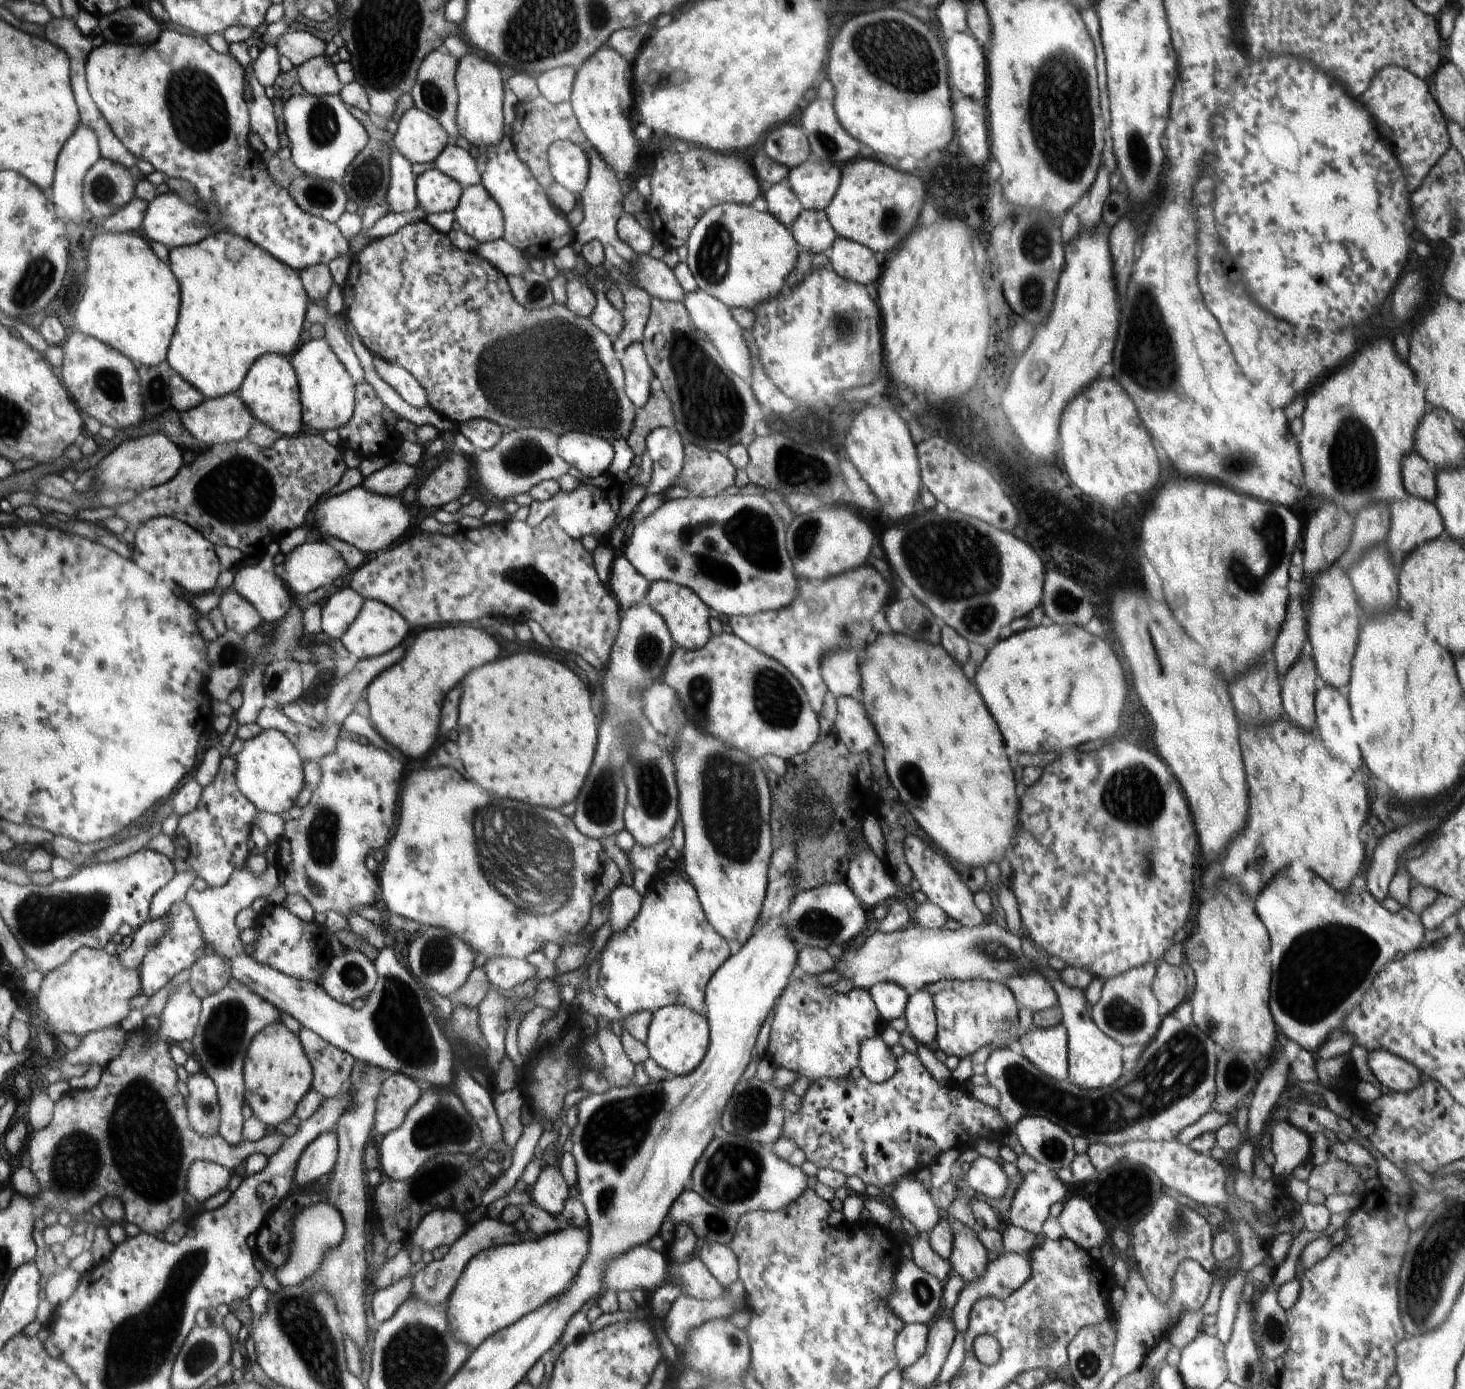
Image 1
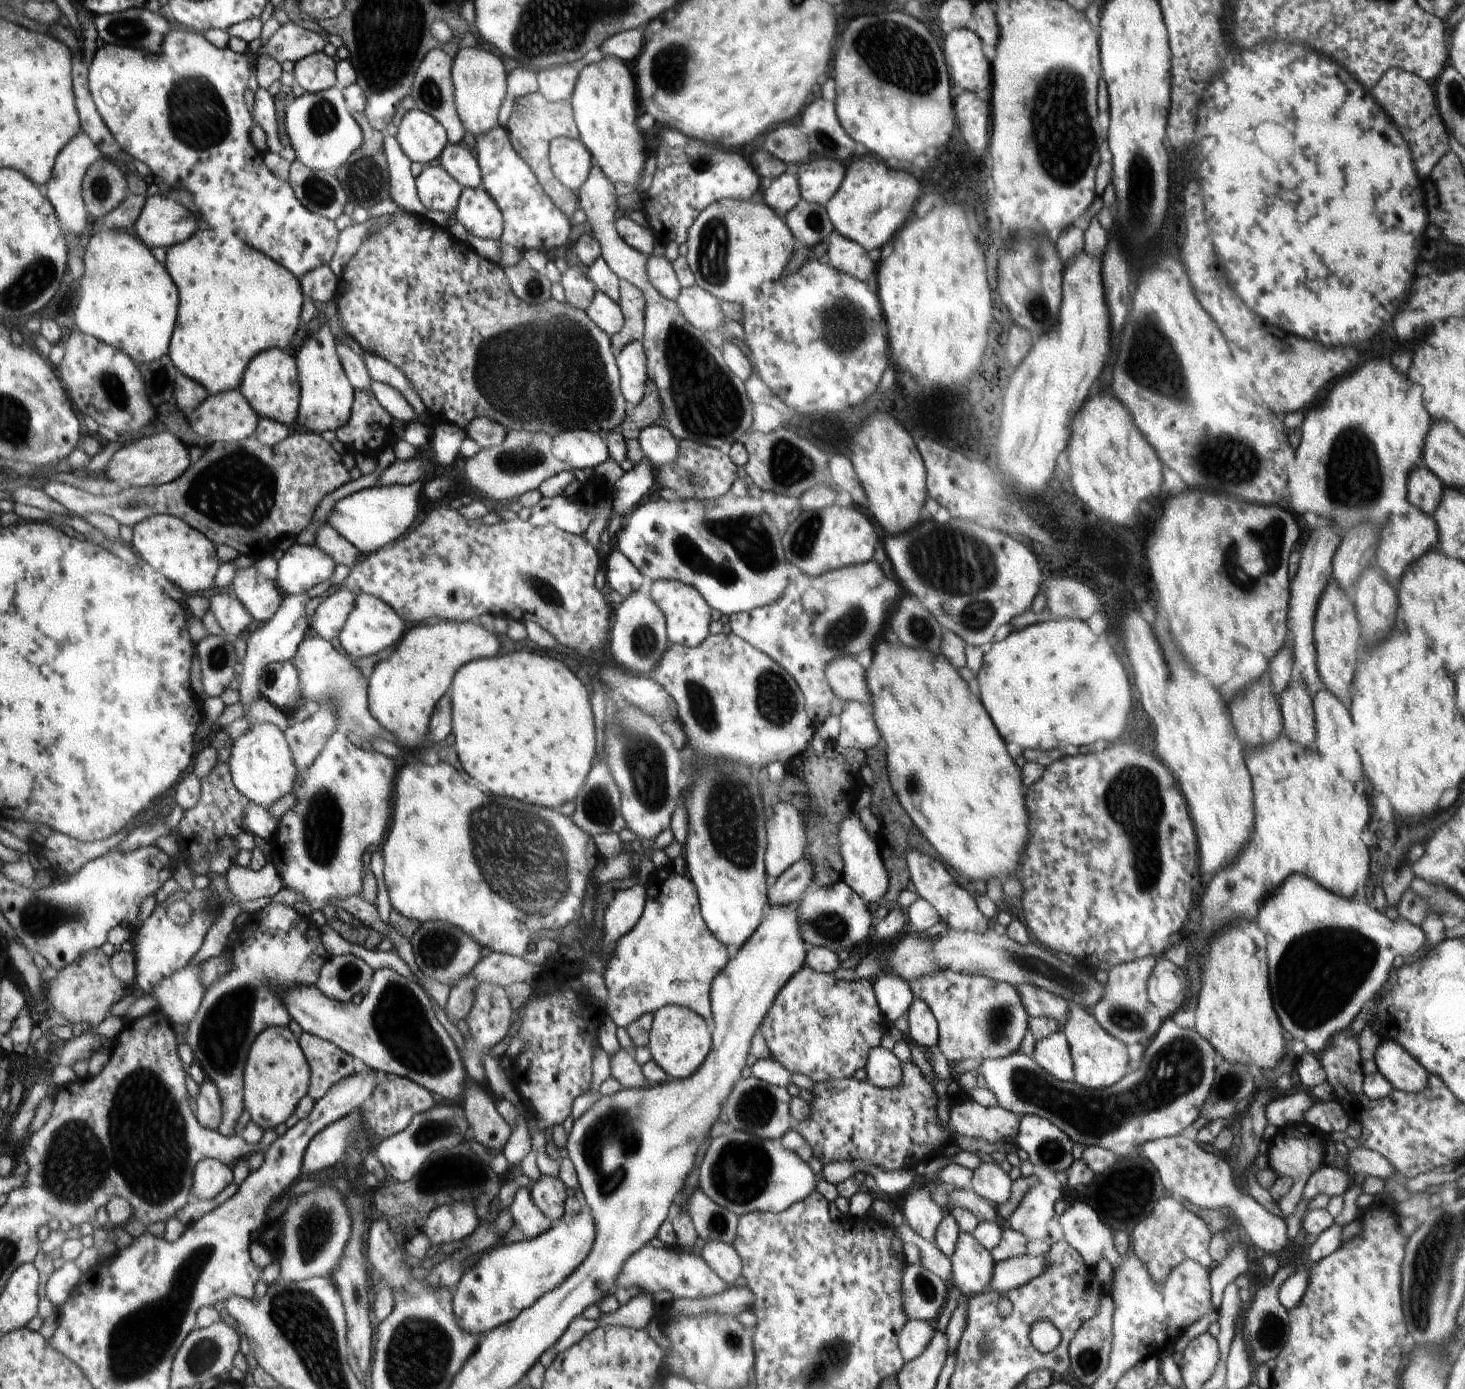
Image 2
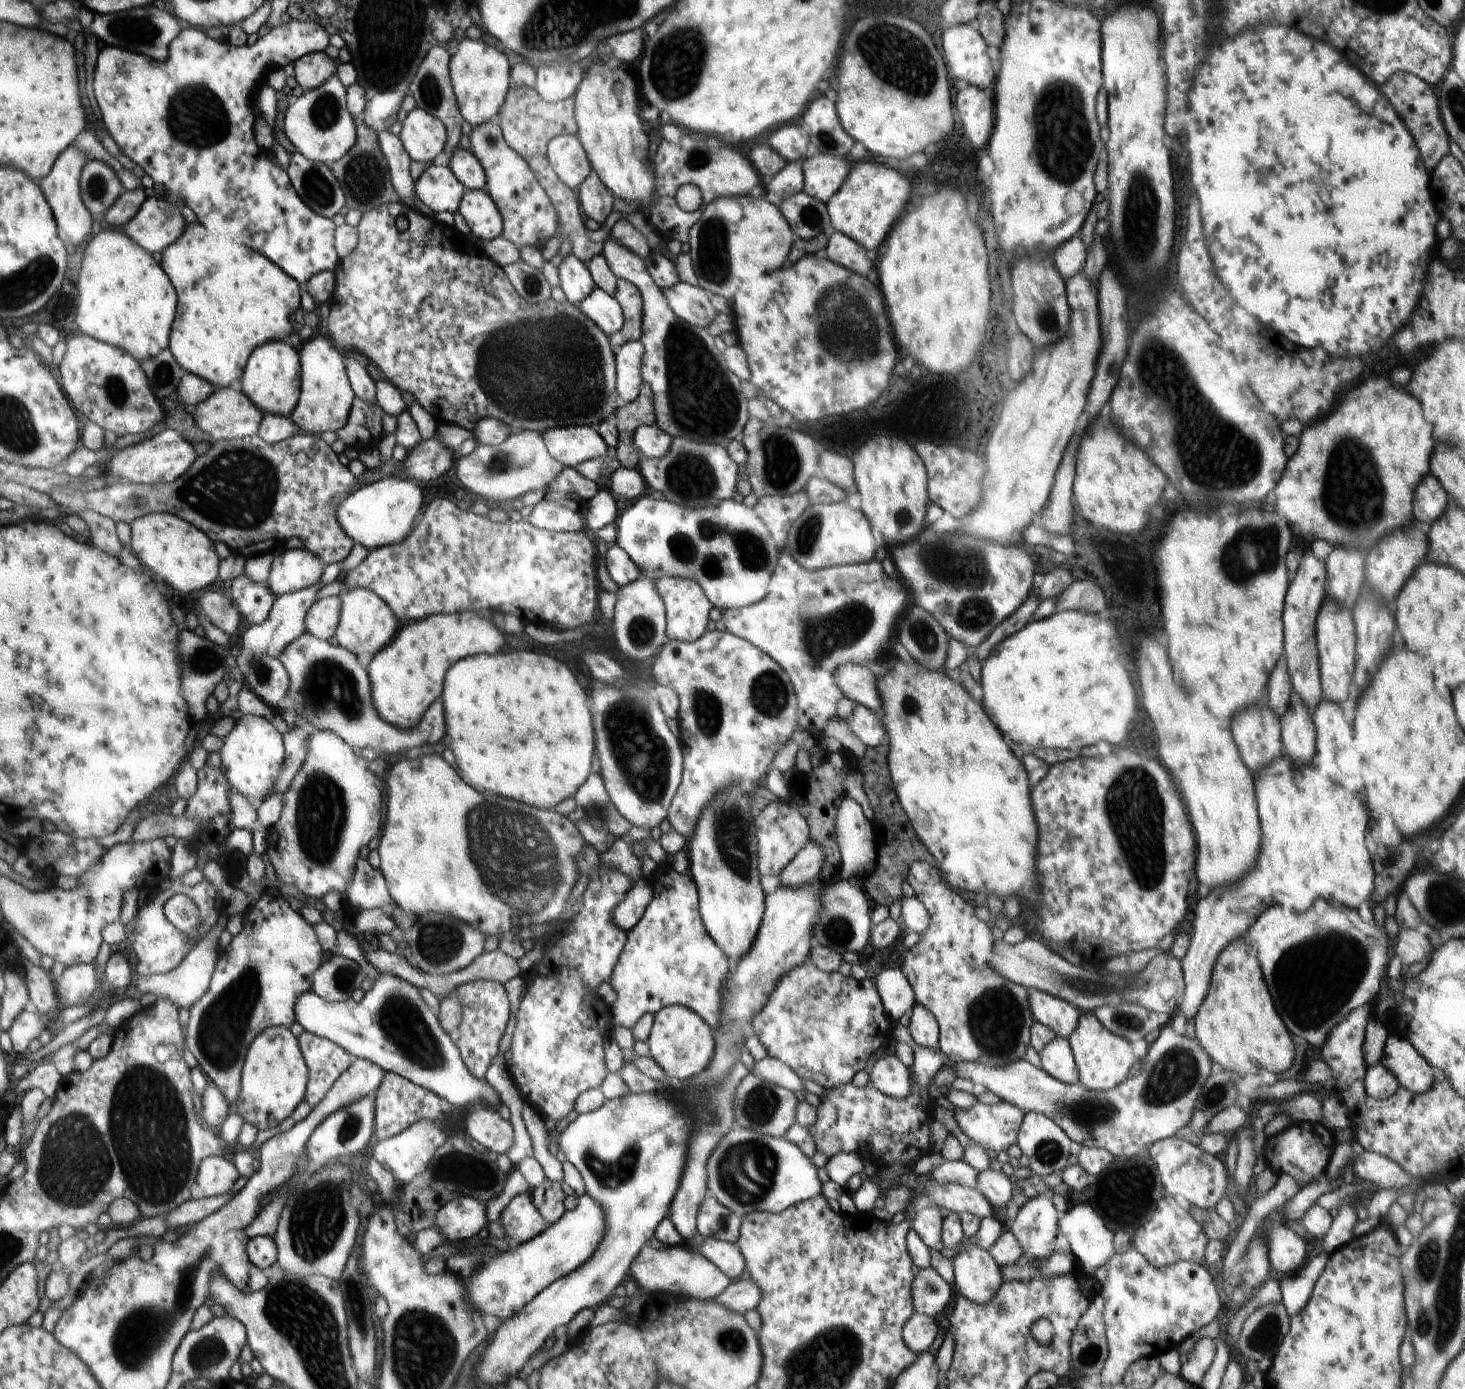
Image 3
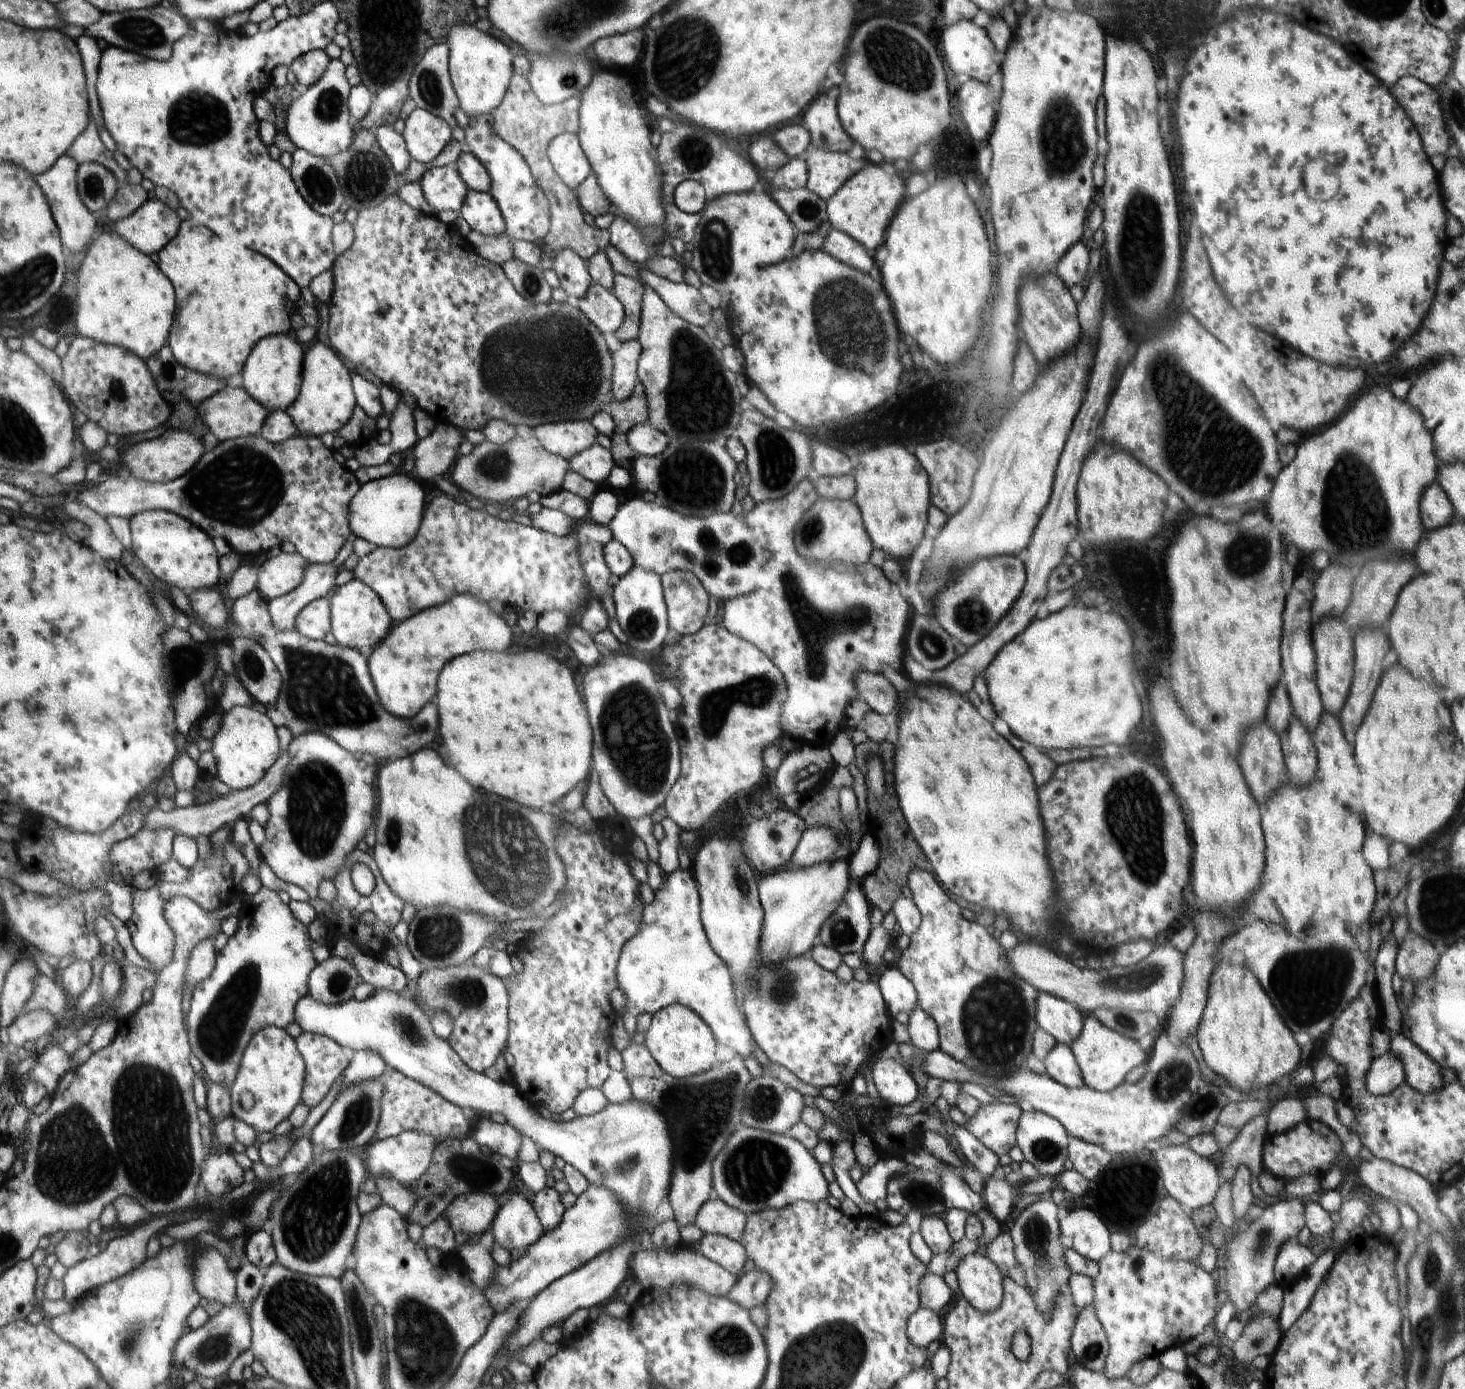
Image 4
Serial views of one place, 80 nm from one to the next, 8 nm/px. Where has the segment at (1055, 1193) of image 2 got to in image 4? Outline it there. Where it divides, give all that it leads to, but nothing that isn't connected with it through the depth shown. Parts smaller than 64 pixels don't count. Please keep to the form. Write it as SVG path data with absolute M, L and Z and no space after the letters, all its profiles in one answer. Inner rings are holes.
M1052 1198L1040 1199L1020 1213L1010 1231L1015 1246L1014 1254L1017 1264L1024 1267L1027 1287L1032 1291L1032 1296L1047 1321L1051 1316L1051 1307L1049 1306L1051 1300L1055 1299L1062 1288L1068 1285L1071 1275L1064 1262L1064 1247L1060 1243L1059 1219L1061 1215L1061 1210Z

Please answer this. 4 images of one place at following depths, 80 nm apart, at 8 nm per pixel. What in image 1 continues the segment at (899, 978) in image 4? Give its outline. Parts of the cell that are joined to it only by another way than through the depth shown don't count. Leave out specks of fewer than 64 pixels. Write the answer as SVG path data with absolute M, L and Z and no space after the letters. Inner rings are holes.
M876 983L875 986L870 988L869 992L886 1022L900 1018L902 1014L906 1013L910 996L905 988L898 983Z

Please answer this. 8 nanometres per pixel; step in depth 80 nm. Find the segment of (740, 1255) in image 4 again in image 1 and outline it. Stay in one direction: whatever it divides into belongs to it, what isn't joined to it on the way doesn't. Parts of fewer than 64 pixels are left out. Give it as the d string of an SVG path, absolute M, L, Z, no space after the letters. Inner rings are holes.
M705 1242L698 1248L697 1256L725 1289L739 1277L739 1260L728 1245Z

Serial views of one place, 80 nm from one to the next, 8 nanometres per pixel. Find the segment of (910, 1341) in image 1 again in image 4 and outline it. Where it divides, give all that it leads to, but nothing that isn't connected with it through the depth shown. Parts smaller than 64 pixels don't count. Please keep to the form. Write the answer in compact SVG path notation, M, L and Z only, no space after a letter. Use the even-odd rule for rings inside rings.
M922 1307L911 1316L907 1324L907 1336L912 1344L923 1349L936 1338L941 1338L940 1334L942 1334L942 1322L938 1315Z

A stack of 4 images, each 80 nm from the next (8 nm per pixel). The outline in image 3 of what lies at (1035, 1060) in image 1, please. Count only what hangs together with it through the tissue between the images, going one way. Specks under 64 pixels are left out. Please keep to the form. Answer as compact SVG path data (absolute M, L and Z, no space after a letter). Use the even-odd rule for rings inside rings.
M1054 1037L1039 1052L1041 1067L1050 1076L1063 1083L1079 1082L1078 1069L1067 1038Z

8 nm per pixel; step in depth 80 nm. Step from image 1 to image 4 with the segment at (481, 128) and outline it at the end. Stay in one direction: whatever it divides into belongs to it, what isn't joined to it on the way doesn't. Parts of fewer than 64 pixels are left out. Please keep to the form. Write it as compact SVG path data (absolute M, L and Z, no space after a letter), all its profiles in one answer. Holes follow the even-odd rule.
M458 24L450 32L448 44L451 44L449 48L449 75L455 95L458 97L460 108L469 116L471 121L480 116L490 115L493 110L500 106L504 98L504 92L507 91L508 82L512 78L512 56L510 56L510 50L504 46L502 38L497 40L489 35L485 26L482 26L480 30L476 30L476 24L474 24L474 28Z

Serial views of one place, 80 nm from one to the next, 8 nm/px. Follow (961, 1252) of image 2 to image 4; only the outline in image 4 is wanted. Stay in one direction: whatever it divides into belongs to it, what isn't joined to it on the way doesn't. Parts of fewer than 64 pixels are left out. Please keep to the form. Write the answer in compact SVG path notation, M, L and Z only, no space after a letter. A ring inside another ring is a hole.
M970 1252L955 1268L962 1296L980 1312L997 1309L1003 1297L1004 1275L987 1255Z

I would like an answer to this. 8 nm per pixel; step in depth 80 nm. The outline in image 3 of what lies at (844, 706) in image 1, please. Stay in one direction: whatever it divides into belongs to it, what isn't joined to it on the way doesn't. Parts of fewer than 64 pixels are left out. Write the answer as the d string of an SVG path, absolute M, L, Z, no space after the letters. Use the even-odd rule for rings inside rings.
M858 705L846 720L850 730L854 732L866 746L878 746L882 744L882 738L886 736L886 730L882 726L882 720L867 706Z

